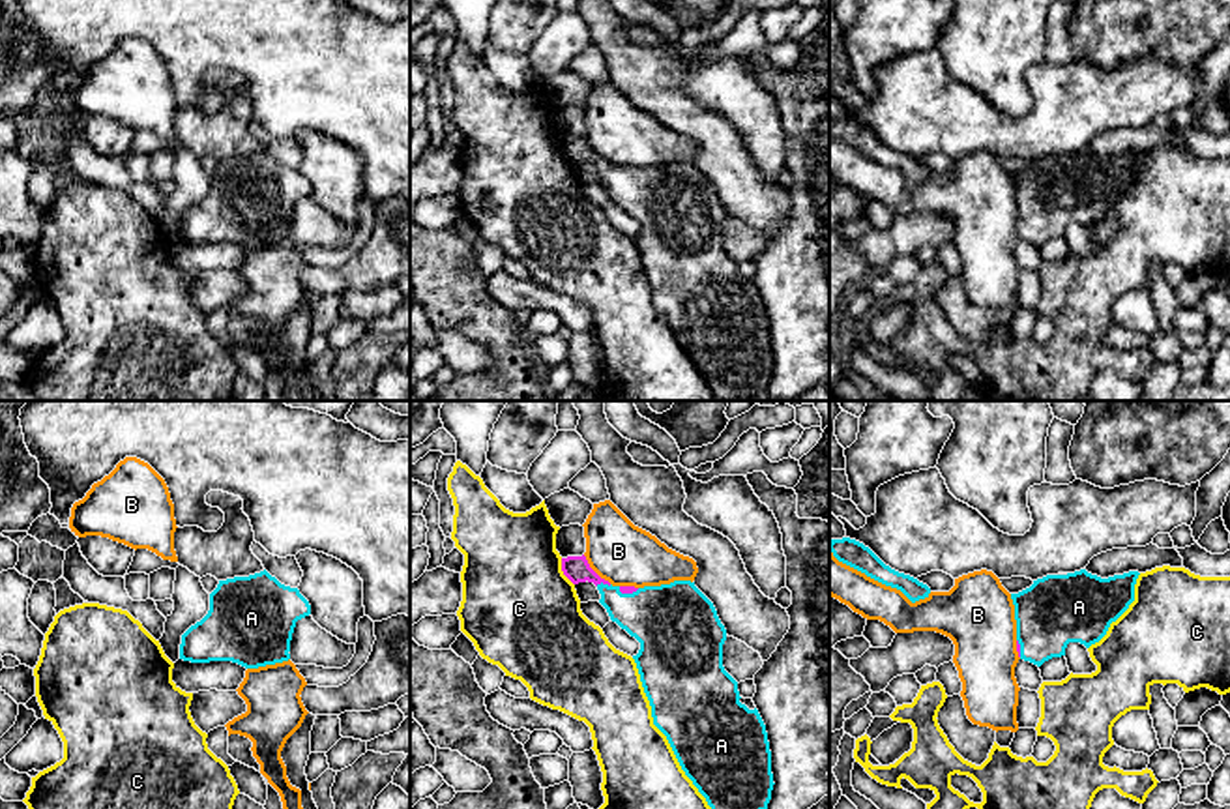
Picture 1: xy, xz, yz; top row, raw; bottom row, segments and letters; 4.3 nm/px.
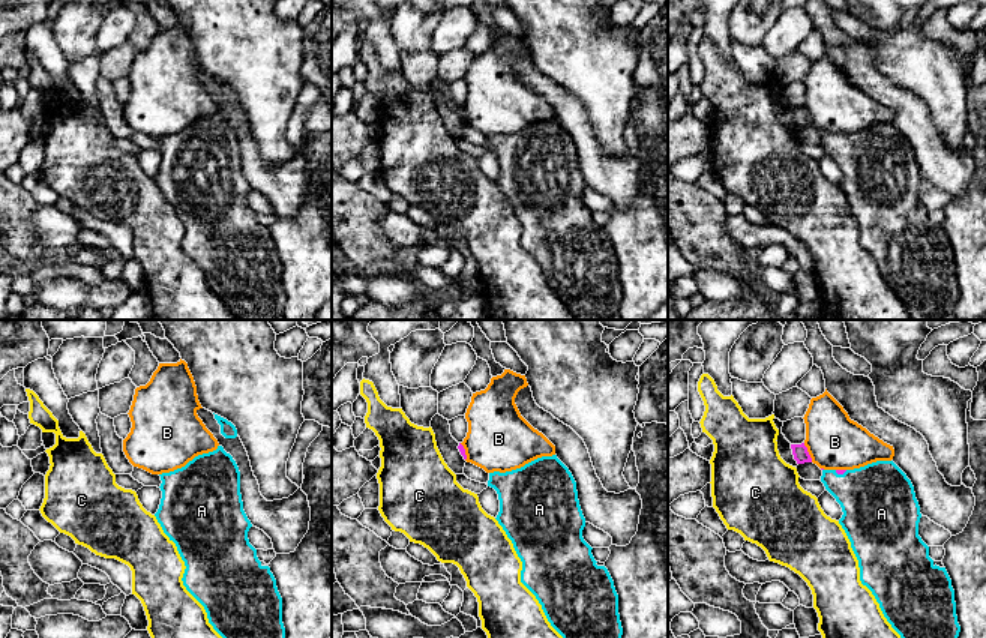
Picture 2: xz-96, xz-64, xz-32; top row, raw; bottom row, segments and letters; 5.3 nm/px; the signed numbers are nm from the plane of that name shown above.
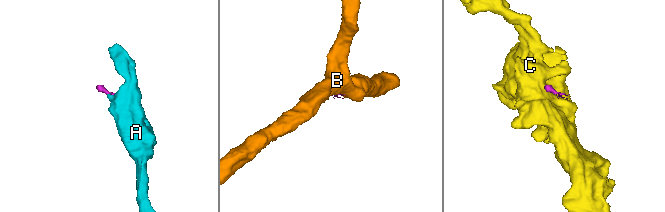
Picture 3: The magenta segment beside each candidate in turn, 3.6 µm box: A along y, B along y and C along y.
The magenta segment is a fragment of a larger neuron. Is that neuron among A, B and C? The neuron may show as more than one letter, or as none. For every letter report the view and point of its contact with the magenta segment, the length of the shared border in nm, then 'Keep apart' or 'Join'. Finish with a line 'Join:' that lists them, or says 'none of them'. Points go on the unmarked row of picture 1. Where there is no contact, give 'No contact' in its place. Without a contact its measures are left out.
A: Touches magenta at xz (603, 163). Shared border 70 nm. Join
B: Touches magenta at xz (594, 152). Shared border 180 nm. Keep apart
C: Touches magenta at xz (562, 150). Shared border 130 nm. Keep apart
Join: A

